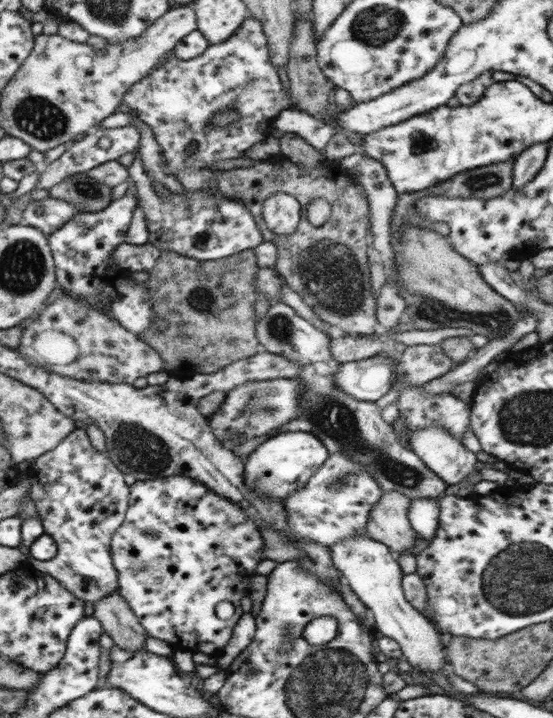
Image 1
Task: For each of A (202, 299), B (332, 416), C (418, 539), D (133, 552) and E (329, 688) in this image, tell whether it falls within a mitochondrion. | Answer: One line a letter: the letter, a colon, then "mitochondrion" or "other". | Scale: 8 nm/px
A: mitochondrion
B: mitochondrion
C: other
D: other
E: mitochondrion

